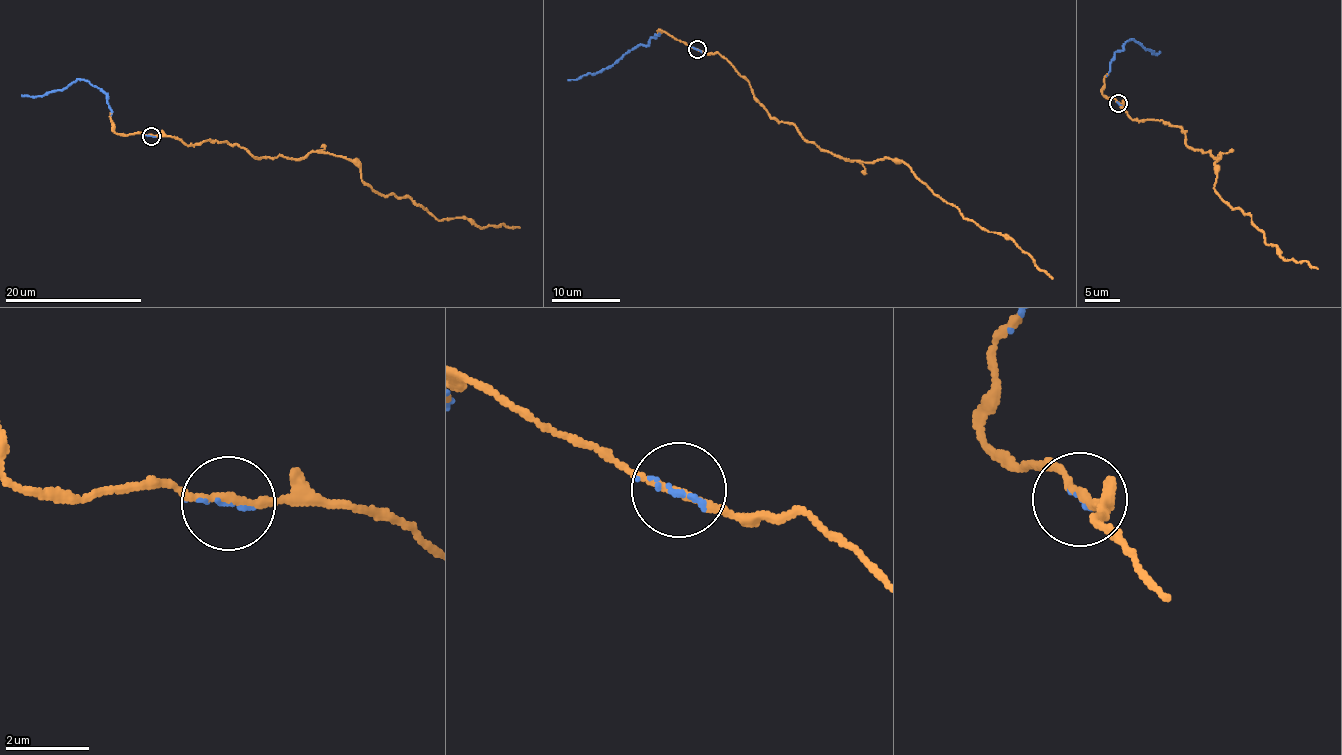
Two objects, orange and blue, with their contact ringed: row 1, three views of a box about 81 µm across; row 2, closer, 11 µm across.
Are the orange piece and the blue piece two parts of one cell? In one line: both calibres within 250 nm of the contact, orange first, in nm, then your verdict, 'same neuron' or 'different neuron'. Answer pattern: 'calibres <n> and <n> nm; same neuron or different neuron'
calibres 180 and 110 nm; same neuron

